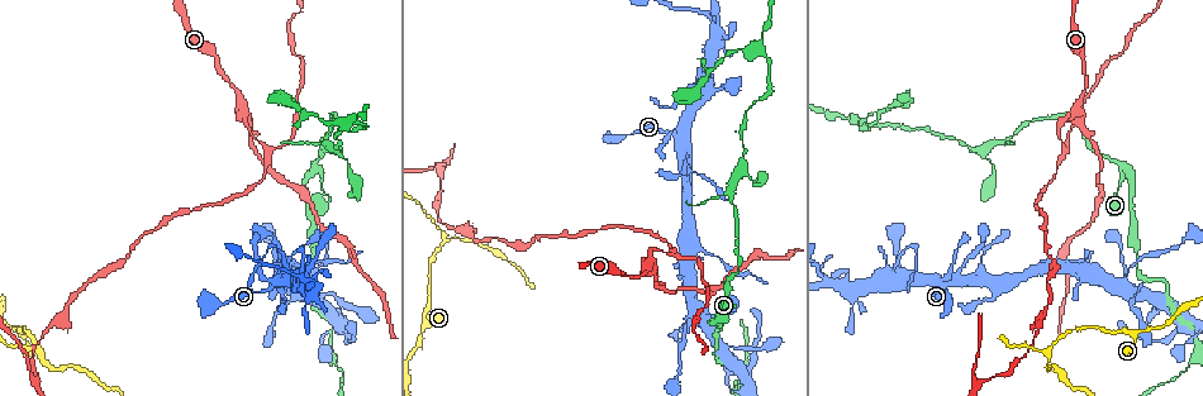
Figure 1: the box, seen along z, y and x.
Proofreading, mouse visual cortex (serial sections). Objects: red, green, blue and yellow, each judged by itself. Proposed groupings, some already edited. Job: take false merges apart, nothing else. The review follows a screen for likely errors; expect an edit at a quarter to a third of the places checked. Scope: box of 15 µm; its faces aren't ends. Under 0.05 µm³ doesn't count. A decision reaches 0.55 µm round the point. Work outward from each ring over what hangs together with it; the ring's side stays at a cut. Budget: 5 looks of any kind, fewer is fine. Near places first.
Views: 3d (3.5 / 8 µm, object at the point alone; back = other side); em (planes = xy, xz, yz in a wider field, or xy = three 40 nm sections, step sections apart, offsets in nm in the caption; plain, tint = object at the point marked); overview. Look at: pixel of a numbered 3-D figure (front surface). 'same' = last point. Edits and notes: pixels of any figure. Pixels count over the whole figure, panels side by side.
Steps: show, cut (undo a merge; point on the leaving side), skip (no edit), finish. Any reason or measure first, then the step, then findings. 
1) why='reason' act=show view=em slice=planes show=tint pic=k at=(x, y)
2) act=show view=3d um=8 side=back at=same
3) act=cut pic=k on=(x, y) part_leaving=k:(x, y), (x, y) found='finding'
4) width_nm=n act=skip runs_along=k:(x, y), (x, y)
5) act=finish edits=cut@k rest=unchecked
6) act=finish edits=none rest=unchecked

why='abrupt turn' act=show view=3d um=3.5 pic=1 at=(273, 285)

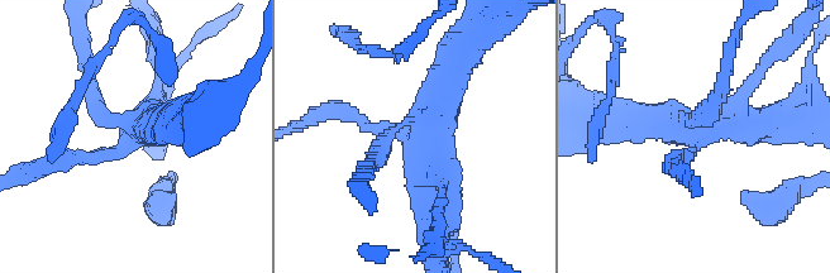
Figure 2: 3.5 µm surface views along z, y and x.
arms=4 arm_widths_nm=150,200,450,450 why='need the tissue' act=show view=em slice=xy step=1 show=tint pic=2 at=(130, 136)

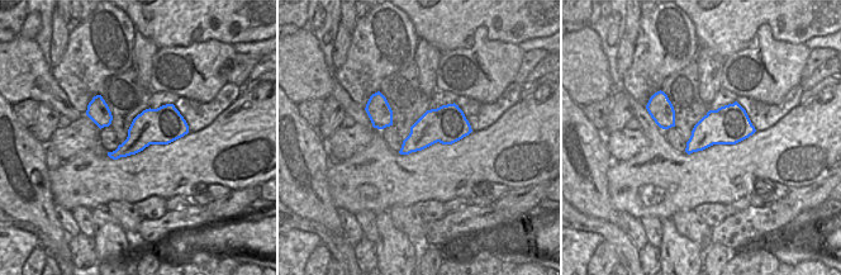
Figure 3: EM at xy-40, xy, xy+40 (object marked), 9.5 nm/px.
act=skip runs_along=2:(340, 108), (434, 159), (434, 211) found='continuous, no second cell'

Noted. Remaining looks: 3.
why='abrupt turn' act=show view=3d um=3.5 pic=1 at=(16, 329)

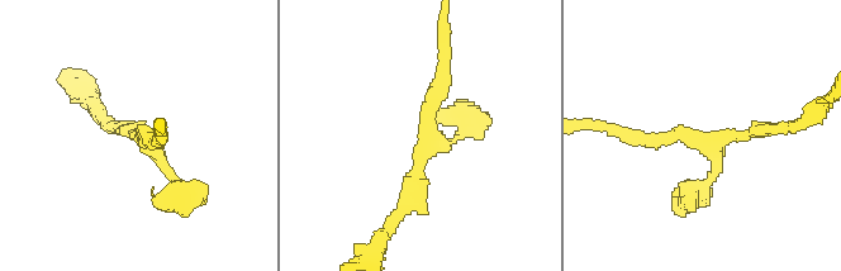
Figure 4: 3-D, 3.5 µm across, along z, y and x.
act=show view=em slice=xy step=1 show=tint pic=4 at=(420, 154)

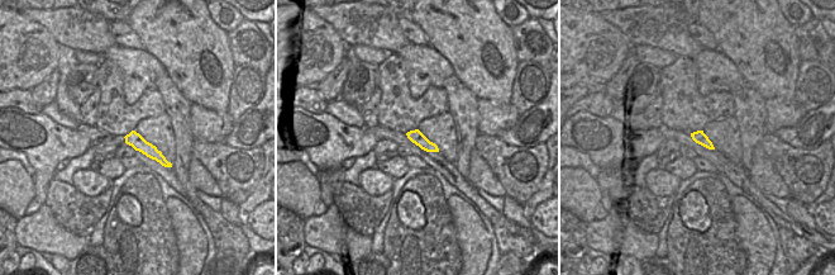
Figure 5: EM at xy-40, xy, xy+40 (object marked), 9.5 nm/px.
width_nm=130 act=skip runs_along=5:(128, 138), (136, 140), (162, 160) found='all the same cell'

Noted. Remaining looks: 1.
act=finish edits=none rest=unchecked

